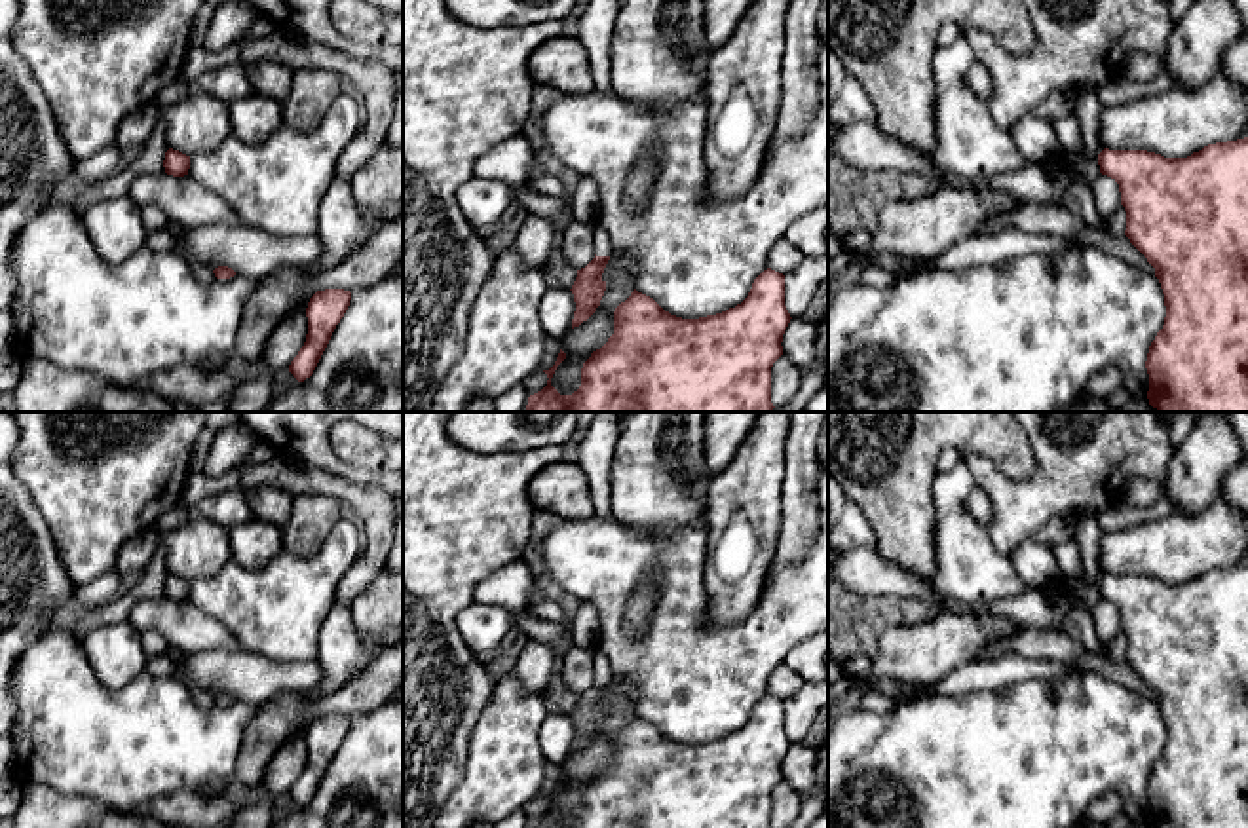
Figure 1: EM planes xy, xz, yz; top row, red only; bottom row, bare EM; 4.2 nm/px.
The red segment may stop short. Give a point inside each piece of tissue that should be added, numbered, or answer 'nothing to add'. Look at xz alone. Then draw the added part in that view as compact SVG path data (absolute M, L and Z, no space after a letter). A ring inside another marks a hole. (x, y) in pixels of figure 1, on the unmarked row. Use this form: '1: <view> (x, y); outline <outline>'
1: xz (603, 671); outline M598 648L593 649L593 663L596 682L610 682L614 678L610 661Z

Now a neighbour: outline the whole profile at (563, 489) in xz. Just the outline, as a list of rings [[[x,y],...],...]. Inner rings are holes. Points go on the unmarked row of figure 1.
[[[572,458],[538,471],[528,484],[534,511],[549,511],[562,518],[591,518],[595,503],[589,479]]]

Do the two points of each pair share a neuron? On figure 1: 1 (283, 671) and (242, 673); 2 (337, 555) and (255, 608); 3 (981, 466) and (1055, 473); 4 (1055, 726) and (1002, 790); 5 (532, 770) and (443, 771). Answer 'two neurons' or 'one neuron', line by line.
1: one neuron
2: one neuron
3: one neuron
4: one neuron
5: two neurons

